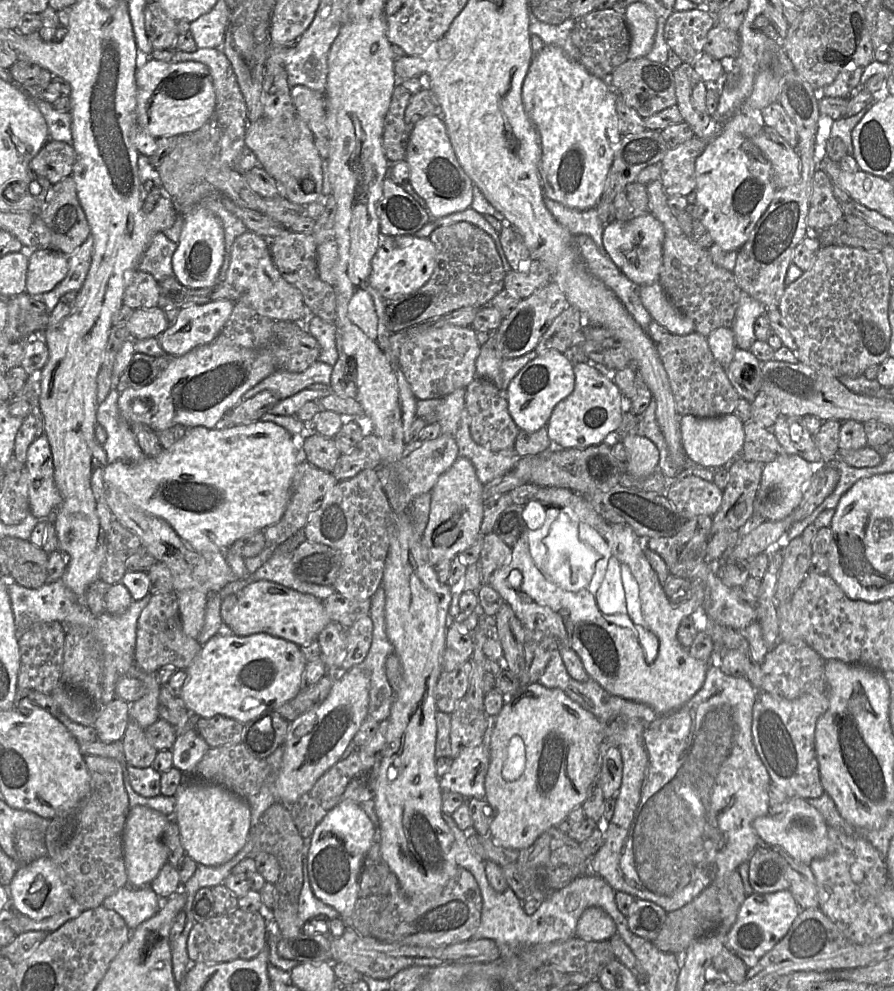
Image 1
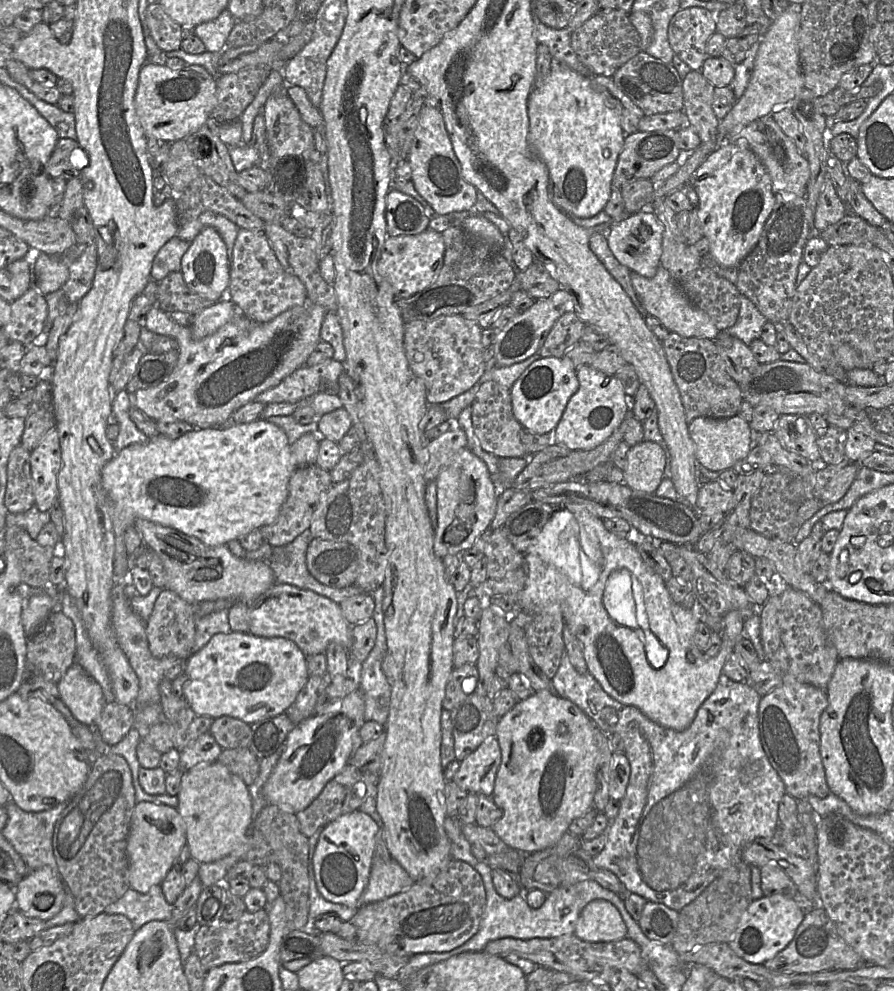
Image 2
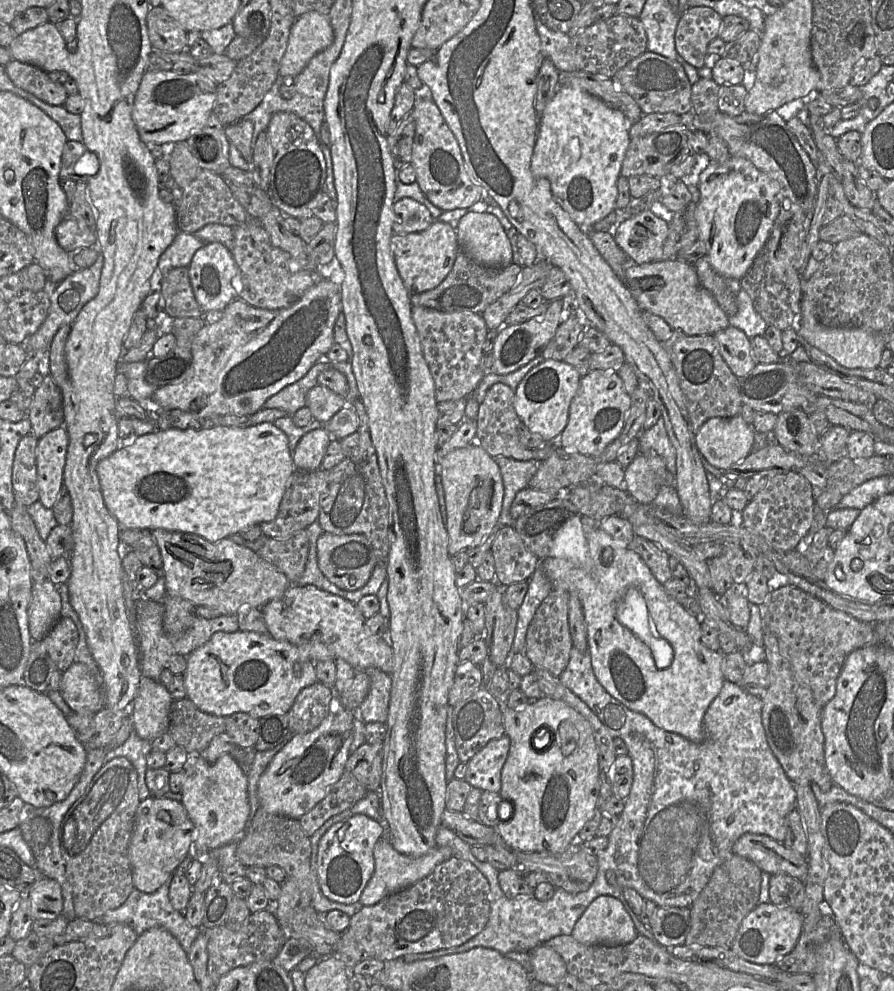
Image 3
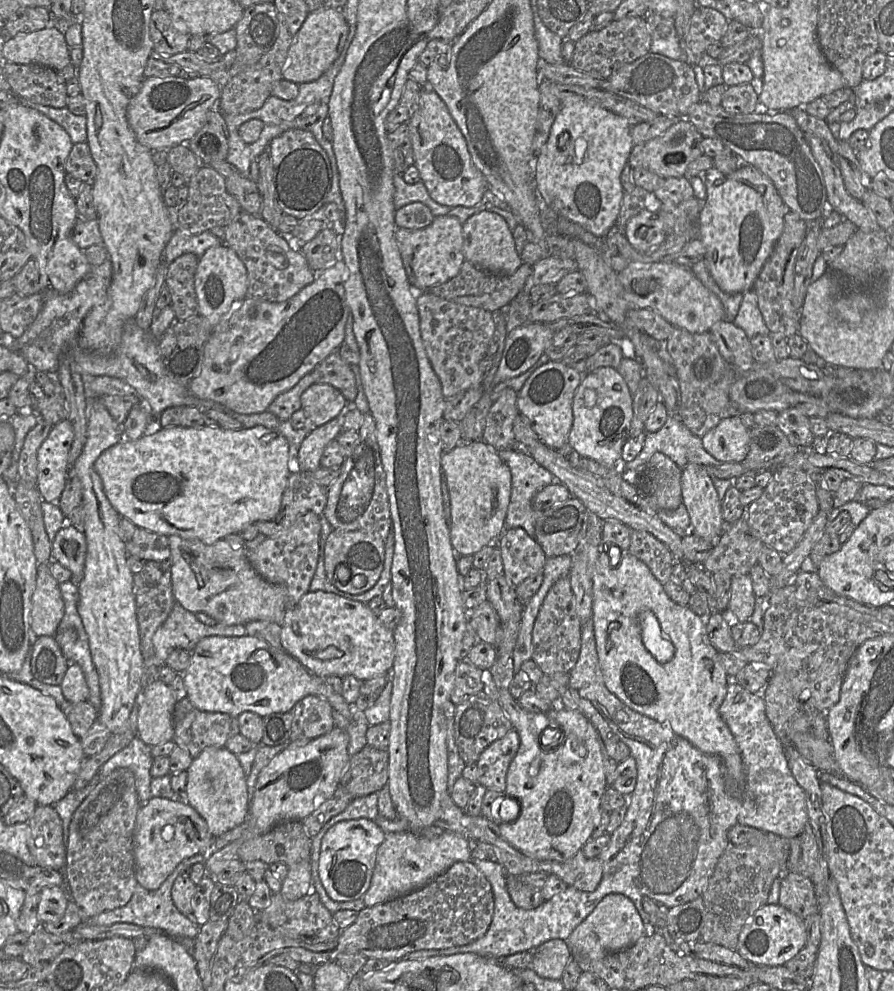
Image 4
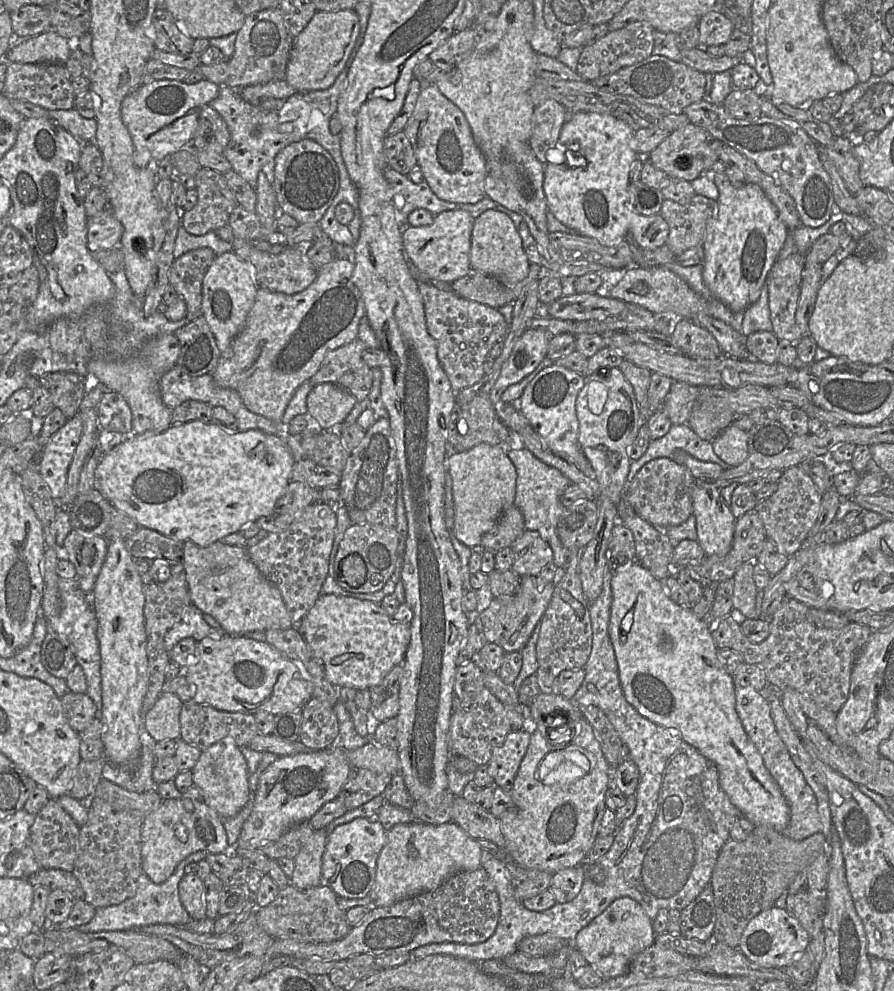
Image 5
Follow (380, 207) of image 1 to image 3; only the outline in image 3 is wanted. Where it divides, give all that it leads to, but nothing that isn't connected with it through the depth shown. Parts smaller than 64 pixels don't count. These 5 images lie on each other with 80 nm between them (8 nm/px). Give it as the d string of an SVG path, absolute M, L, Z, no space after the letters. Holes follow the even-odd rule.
M401 198L393 205L395 234L422 232L430 227L434 219L429 210L412 198Z

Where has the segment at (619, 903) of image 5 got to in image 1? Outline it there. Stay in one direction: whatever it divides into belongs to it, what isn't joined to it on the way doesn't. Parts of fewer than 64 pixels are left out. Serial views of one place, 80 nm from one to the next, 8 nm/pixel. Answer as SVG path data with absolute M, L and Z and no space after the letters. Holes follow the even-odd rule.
M599 907L583 911L576 926L576 936L585 941L605 941L616 935L617 928L611 916Z

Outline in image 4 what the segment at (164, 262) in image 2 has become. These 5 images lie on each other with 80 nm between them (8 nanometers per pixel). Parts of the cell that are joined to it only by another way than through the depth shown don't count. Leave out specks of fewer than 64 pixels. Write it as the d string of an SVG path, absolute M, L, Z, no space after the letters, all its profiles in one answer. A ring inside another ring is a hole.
M180 227L175 231L163 252L163 261L172 263L186 253L193 253L201 257L207 249L224 244L224 242L210 231L192 234Z

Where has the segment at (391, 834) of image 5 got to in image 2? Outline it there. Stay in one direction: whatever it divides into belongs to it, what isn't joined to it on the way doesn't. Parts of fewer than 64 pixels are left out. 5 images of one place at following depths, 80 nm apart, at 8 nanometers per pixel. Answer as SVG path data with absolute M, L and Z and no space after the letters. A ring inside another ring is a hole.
M374 855L370 877L360 897L359 907L389 898L410 888L414 883L397 861L384 861Z

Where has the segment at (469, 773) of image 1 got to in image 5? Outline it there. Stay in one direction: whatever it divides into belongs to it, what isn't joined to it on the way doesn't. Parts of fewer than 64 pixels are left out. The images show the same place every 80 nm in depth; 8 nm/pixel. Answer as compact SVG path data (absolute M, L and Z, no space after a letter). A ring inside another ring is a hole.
M515 731L508 734L504 743L493 750L487 769L494 779L495 786L506 791L511 790L530 739L531 732Z

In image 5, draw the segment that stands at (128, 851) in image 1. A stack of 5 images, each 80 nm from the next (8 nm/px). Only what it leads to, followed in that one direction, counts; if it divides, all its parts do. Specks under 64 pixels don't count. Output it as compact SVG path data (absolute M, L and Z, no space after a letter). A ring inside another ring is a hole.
M183 797L180 799L164 799L161 805L159 806L159 808L149 813L147 816L145 816L143 820L142 832L141 832L142 868L143 868L143 872L155 884L161 884L165 882L173 874L177 865L192 853L195 853L198 851L205 851L207 853L218 854L218 853L230 851L230 847L227 841L227 834L224 826L224 820L217 814L217 812L211 809L209 806L207 806L203 800L197 800L197 799L191 799L194 803L194 807L192 810L187 810L184 806L183 799L184 799Z

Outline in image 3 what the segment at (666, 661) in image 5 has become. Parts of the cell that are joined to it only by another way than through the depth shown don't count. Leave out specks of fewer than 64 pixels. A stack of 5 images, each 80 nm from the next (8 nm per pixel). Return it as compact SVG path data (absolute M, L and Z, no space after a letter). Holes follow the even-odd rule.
M573 514L553 534L549 544L551 558L540 560L540 567L551 581L553 589L578 596L587 626L587 651L591 656L593 672L605 690L627 708L645 715L657 727L691 742L701 743L705 739L705 712L725 681L722 672L724 655L702 644L701 623L667 594L663 584L655 578L641 557L629 548L634 536L632 525L622 516L612 515L599 522L590 522L579 514ZM630 587L639 589L653 619L655 634L667 641L672 648L673 658L666 668L657 668L649 647L617 619L618 606Z

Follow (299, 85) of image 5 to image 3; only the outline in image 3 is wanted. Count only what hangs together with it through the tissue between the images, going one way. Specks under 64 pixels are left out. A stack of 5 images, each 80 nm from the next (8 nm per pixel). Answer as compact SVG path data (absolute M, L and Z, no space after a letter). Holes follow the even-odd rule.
M311 11L296 18L280 63L279 75L291 80L333 40L334 31L326 11Z

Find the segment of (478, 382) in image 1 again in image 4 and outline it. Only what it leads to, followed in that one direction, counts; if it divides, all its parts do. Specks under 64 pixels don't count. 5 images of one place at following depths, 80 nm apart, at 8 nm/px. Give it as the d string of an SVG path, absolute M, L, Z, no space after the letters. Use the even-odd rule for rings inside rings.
M504 389L487 414L481 440L498 452L518 448L513 432L513 423L519 414L517 395L513 389Z

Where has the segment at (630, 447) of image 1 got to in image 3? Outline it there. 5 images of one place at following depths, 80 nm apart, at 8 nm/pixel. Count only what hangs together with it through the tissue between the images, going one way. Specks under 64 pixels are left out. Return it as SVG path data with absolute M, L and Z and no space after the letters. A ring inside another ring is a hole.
M639 453L624 468L625 489L640 504L651 505L666 476L666 464L660 456L656 453Z

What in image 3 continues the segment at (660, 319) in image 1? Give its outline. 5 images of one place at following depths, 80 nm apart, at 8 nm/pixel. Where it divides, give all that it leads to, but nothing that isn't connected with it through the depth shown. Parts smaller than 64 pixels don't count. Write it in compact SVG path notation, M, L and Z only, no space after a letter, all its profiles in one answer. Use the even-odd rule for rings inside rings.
M679 258L644 264L629 263L624 284L642 311L662 317L673 330L688 336L714 335L729 325L729 317L702 286L694 264Z

